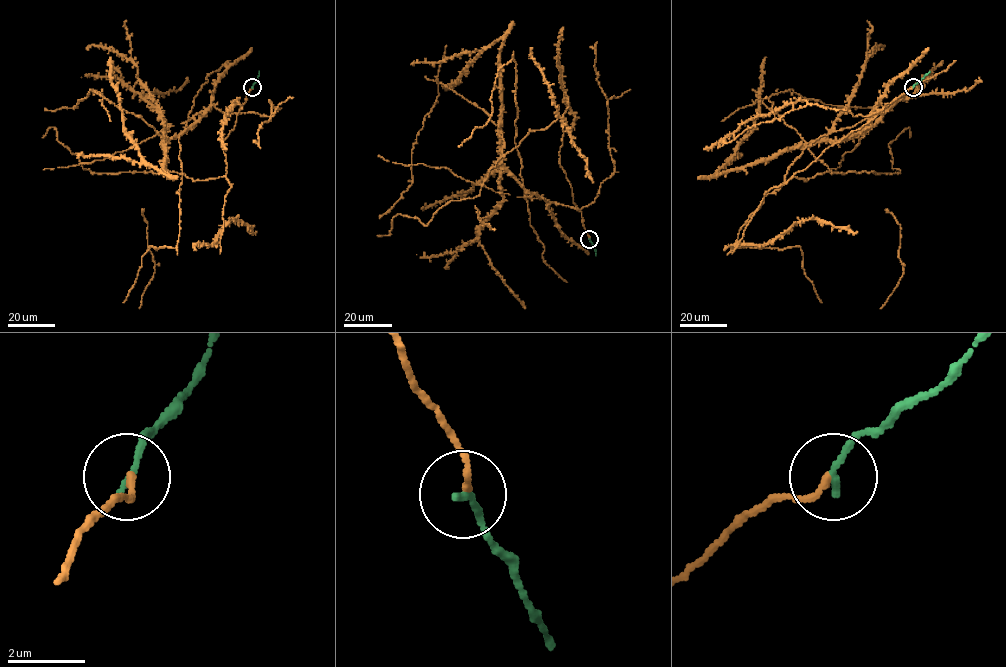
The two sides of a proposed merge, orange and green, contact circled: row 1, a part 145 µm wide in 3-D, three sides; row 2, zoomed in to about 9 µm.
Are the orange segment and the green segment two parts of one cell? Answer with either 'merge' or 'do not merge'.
merge

